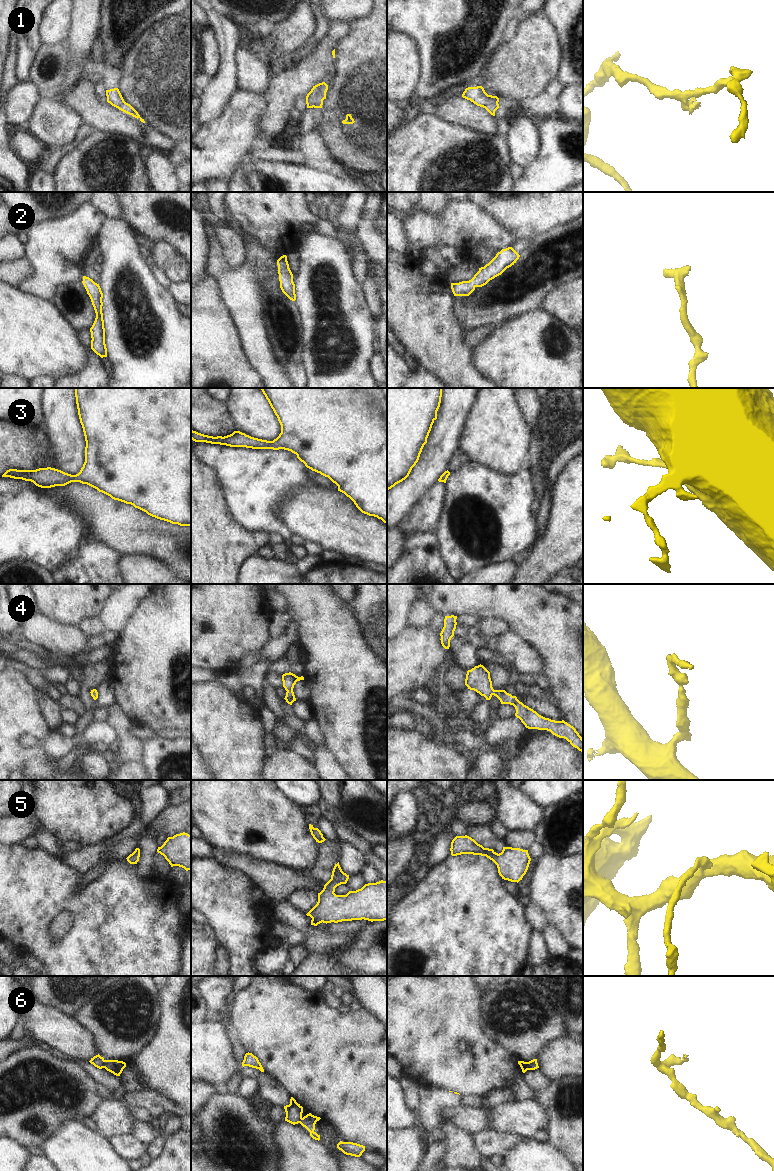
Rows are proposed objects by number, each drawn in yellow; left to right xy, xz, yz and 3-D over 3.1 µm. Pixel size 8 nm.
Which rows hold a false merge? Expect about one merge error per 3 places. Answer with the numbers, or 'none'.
1, 6

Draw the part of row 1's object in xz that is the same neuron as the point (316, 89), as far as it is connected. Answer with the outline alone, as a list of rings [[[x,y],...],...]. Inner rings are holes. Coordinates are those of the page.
[[[325,82],[319,83],[315,86],[313,86],[313,88],[311,89],[311,91],[307,94],[306,96],[306,104],[307,104],[307,108],[313,108],[315,105],[314,102],[314,97],[320,93],[323,89],[323,87],[326,85]]]

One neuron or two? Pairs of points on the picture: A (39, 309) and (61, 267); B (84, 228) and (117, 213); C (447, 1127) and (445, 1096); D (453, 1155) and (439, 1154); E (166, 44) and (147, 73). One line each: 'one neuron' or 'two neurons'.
A: two neurons
B: two neurons
C: two neurons
D: two neurons
E: one neuron

